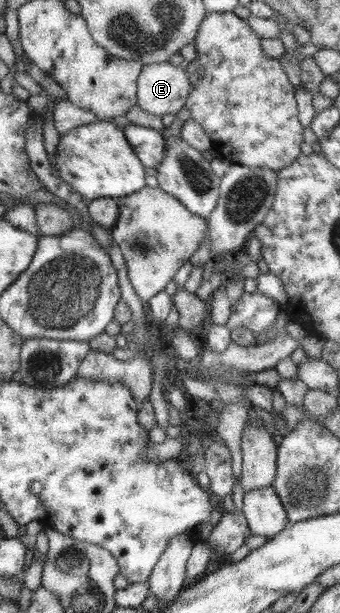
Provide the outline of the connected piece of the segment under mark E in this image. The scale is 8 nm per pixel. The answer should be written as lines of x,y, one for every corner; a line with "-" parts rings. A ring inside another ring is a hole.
169,60
142,67
137,79
139,108
153,115
177,114
185,108
192,91
186,65
172,65

